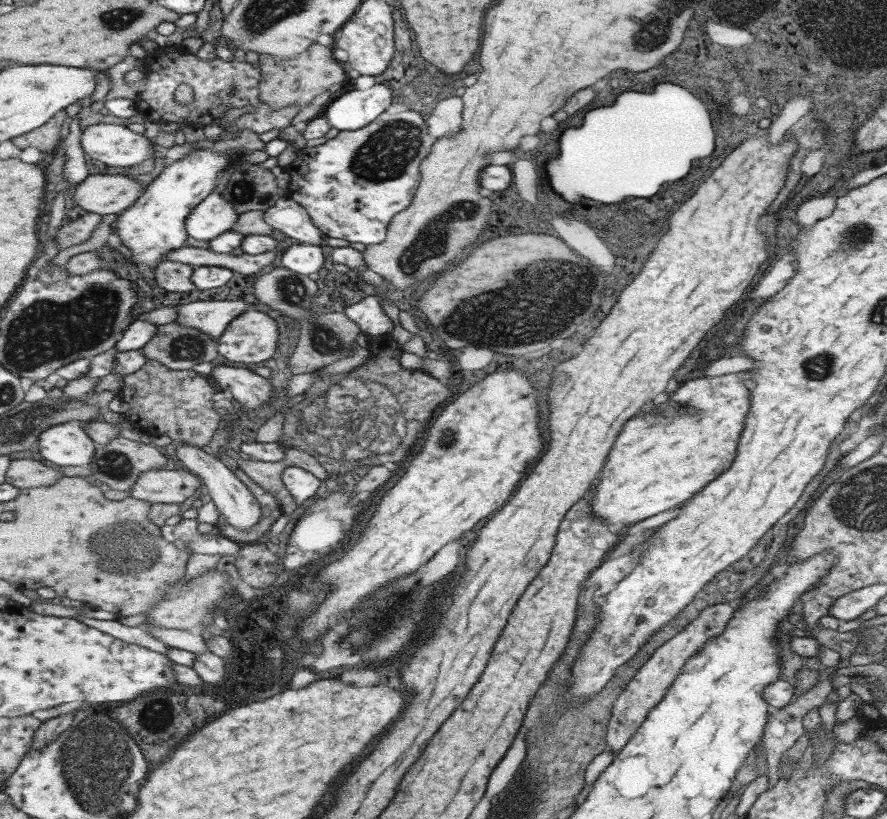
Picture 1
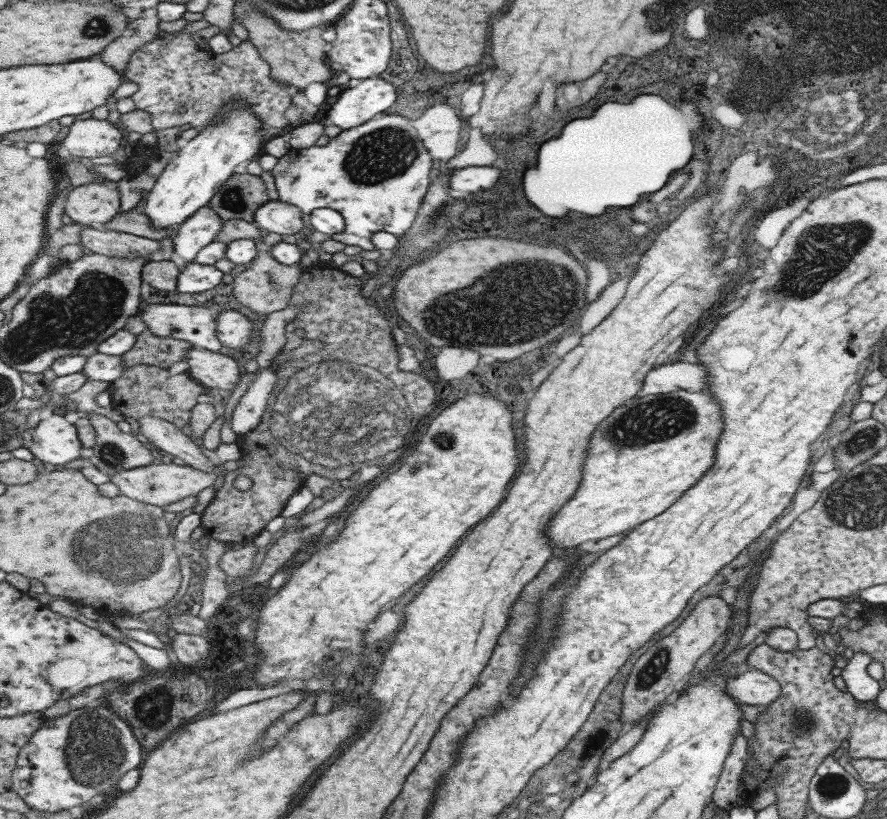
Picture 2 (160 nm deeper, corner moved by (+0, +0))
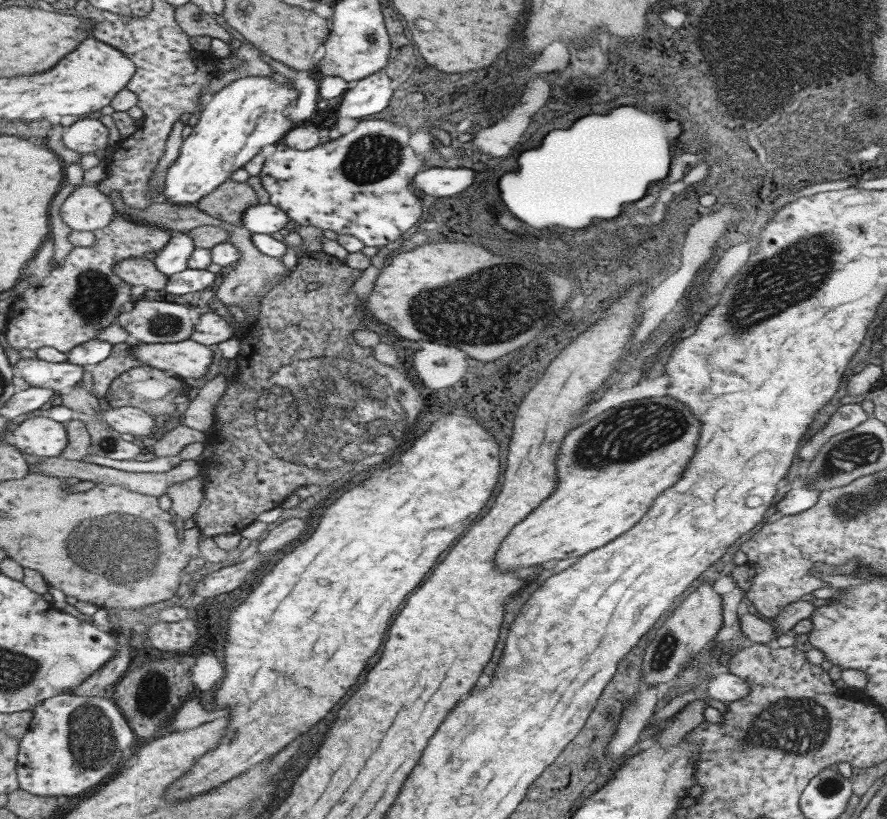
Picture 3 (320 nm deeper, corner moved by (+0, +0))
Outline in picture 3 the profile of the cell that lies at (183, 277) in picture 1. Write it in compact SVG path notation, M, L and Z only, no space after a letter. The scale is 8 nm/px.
M131 257L130 259L122 260L120 263L115 263L114 271L115 274L118 274L118 276L122 278L122 280L132 284L133 286L143 284L143 286L156 291L159 289L164 290L167 286L167 281L169 280L169 276L164 272L161 272L154 261L145 259L144 257Z

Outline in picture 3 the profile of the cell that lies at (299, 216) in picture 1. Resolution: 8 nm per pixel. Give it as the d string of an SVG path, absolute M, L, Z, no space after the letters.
M270 203L249 208L243 220L244 226L255 234L273 234L288 228L291 218L281 207Z

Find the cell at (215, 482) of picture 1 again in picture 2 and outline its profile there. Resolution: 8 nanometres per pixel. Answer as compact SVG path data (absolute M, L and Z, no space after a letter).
M153 415L141 417L137 421L140 434L146 437L151 445L203 472L212 473L216 469L217 465L213 465L199 451L199 444L195 443L191 436L183 434L171 421Z

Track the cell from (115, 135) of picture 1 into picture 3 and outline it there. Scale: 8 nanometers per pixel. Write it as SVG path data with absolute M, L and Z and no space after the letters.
M97 118L78 120L67 128L63 142L67 148L80 155L93 154L109 146L109 128Z

